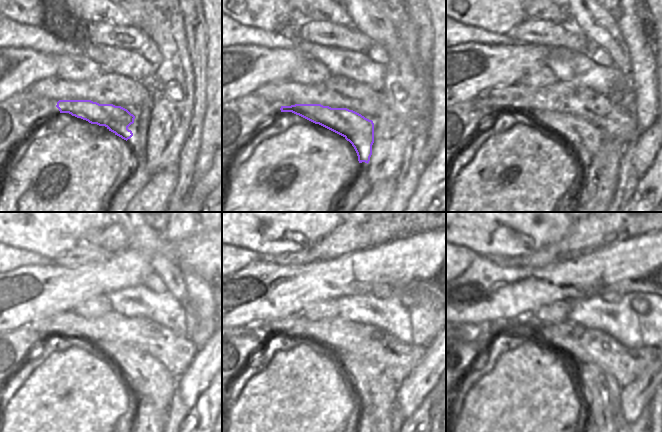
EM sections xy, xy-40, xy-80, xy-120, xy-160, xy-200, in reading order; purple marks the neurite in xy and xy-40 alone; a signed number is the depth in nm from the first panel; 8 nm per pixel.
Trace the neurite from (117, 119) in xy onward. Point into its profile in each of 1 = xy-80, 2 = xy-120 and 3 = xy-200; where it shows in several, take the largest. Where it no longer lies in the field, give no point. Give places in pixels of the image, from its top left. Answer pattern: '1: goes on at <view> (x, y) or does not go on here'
1: goes on at xy-80 (586, 139)
2: goes on at xy-120 (138, 367)
3: goes on at xy-200 (598, 388)

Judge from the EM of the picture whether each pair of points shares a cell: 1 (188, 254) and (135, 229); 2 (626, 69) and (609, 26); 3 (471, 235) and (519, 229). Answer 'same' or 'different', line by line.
1: different
2: same
3: same

